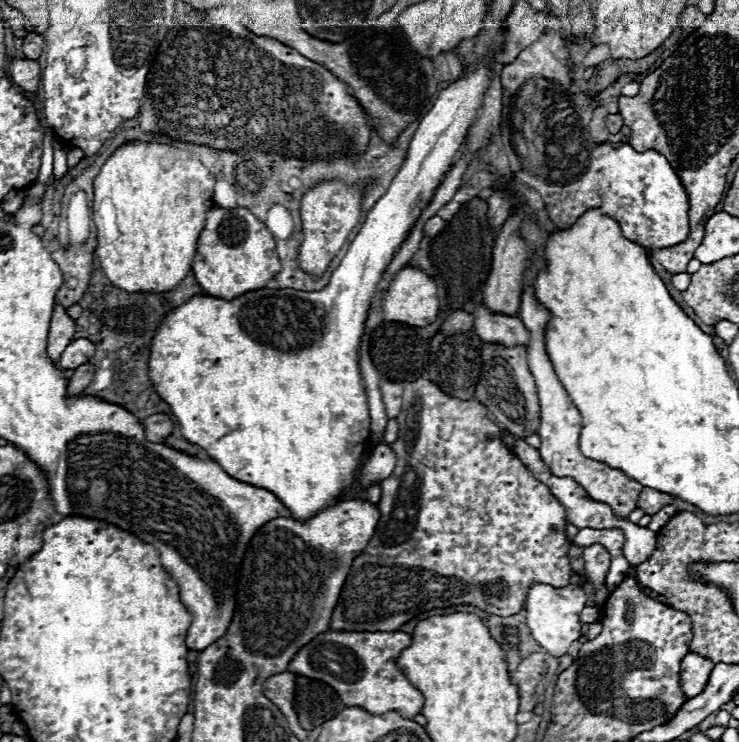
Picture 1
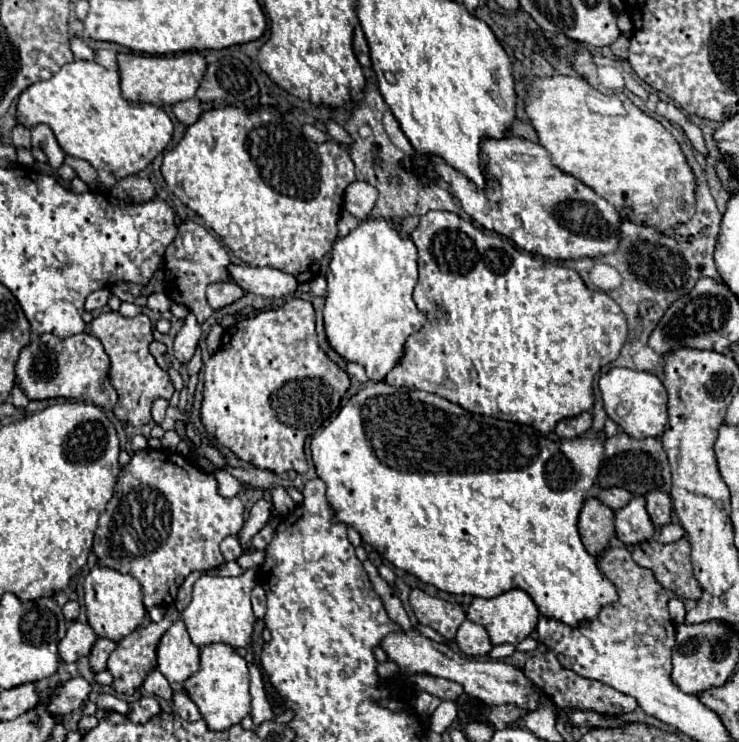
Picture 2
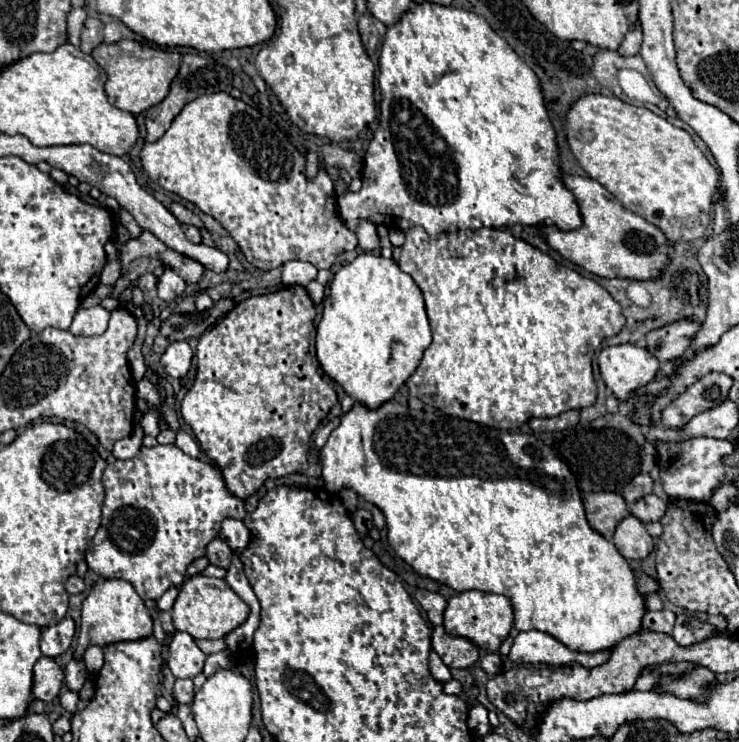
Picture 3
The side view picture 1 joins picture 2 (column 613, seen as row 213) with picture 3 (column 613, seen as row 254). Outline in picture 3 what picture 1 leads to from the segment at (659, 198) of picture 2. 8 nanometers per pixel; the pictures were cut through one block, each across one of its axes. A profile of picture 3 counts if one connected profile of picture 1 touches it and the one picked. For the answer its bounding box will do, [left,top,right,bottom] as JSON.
[566,94,720,242]

